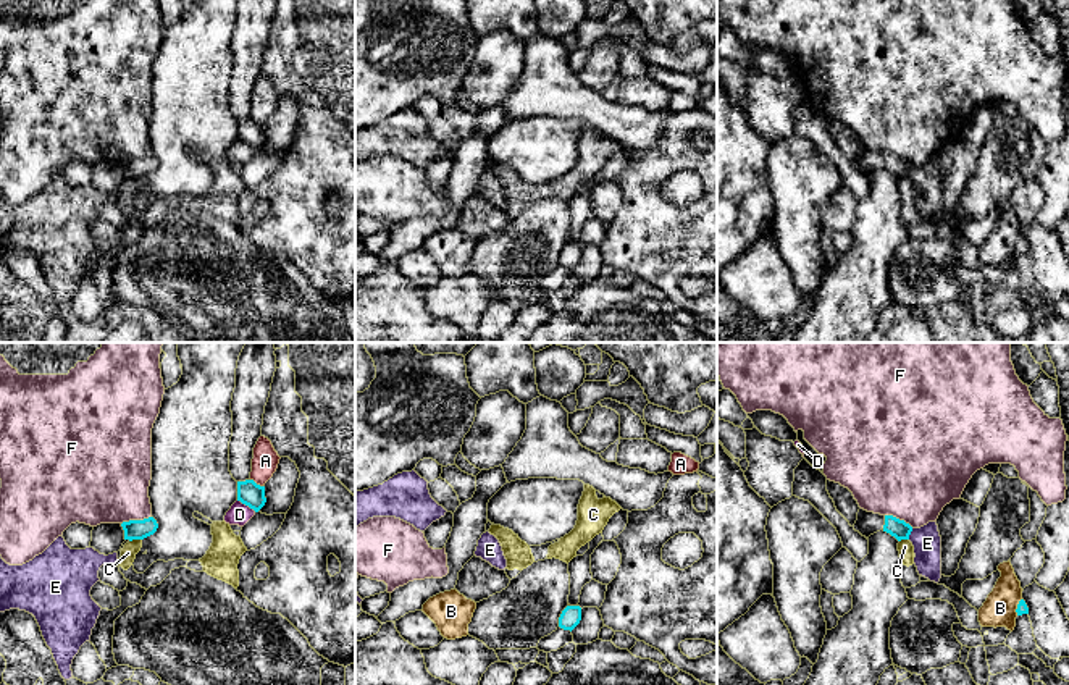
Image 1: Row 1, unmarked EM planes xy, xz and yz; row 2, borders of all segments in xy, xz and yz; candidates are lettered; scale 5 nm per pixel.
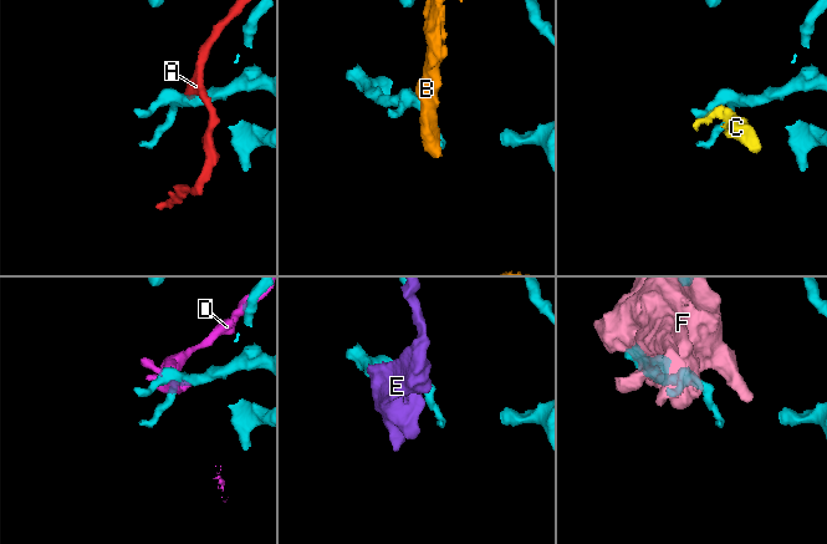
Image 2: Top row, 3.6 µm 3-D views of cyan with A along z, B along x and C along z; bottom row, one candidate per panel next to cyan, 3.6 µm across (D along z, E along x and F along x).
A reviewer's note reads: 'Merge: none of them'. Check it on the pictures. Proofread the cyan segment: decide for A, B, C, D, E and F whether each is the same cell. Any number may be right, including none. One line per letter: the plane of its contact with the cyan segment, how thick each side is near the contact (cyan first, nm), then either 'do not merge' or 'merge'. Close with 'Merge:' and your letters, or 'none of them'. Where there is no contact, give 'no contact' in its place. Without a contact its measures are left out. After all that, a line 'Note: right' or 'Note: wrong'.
A: contact in xy; calibres 120 and 130 nm; do not merge
B: contact in yz; calibres 50 and 160 nm; do not merge
C: contact in xy; calibres 100 and 80 nm; do not merge
D: contact in xy; calibres 120 and 110 nm; do not merge
E: contact in yz; calibres 90 and 140 nm; do not merge
F: contact in xy; calibres 100 and 420 nm; do not merge
Merge: none of them
Note: right

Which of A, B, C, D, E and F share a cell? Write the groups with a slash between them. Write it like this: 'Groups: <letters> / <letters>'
Groups: A / B / C E / D / F

